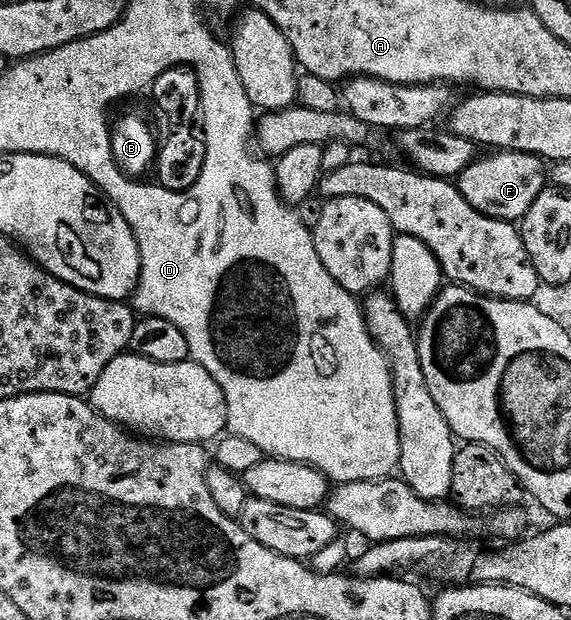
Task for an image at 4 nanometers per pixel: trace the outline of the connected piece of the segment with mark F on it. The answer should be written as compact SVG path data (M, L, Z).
M500 151L487 153L484 157L476 158L465 173L457 180L459 192L477 209L477 213L485 213L485 217L500 219L506 223L518 224L533 209L533 201L541 197L541 193L549 186L549 167L544 160L529 153L516 151Z

